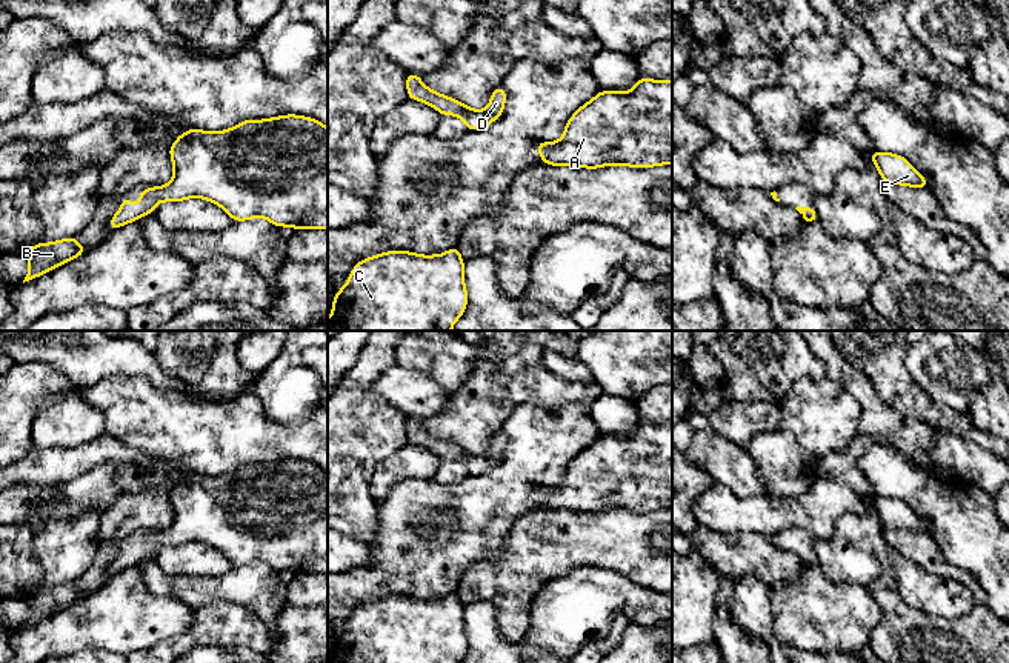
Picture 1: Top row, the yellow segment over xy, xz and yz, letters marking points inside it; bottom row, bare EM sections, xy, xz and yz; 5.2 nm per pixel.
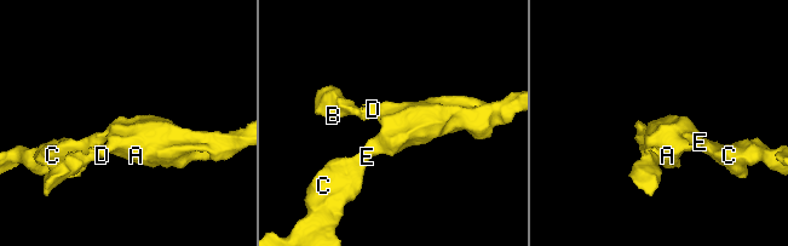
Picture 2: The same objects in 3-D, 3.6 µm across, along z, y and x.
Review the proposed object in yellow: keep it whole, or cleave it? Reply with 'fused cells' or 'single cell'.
single cell

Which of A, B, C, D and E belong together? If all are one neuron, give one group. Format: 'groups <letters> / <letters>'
groups A B C D E

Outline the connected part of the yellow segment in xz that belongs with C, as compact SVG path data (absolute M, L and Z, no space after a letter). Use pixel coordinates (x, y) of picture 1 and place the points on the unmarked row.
M458 589L438 600L389 595L363 603L351 615L346 629L334 638L329 663L460 663L468 651L463 614Z

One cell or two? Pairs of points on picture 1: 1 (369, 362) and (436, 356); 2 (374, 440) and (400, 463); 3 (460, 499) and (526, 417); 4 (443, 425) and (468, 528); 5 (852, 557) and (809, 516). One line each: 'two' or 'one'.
1: two
2: two
3: one
4: two
5: two

